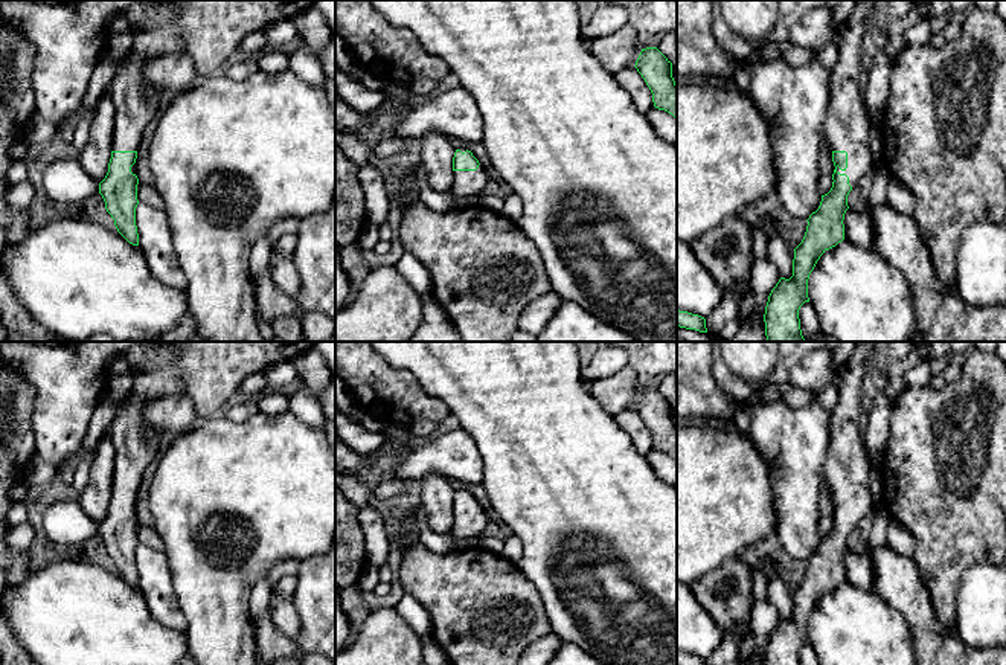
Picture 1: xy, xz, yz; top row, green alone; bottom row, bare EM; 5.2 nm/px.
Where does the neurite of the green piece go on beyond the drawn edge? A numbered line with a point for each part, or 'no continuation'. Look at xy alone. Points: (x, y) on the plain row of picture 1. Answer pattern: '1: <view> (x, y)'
1: xy (134, 449)

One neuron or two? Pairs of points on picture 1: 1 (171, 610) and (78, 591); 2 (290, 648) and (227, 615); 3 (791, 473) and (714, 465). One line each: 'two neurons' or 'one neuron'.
1: two neurons
2: two neurons
3: two neurons

